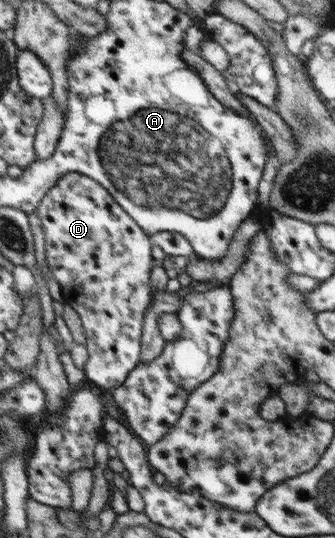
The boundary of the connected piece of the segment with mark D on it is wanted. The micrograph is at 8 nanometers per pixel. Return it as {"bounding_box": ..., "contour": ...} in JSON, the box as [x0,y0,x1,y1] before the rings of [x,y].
{"bounding_box":[36,172,155,391],"contour":[[[79,172],[59,177],[43,197],[36,213],[45,231],[48,270],[62,288],[64,303],[79,314],[83,324],[88,351],[85,376],[105,391],[117,388],[141,361],[142,327],[146,310],[151,305],[149,284],[155,266],[150,236],[125,213],[105,187]]]}

